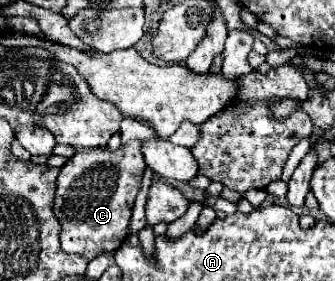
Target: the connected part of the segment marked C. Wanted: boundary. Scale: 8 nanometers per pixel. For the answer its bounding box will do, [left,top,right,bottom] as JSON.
[54,140,146,260]

